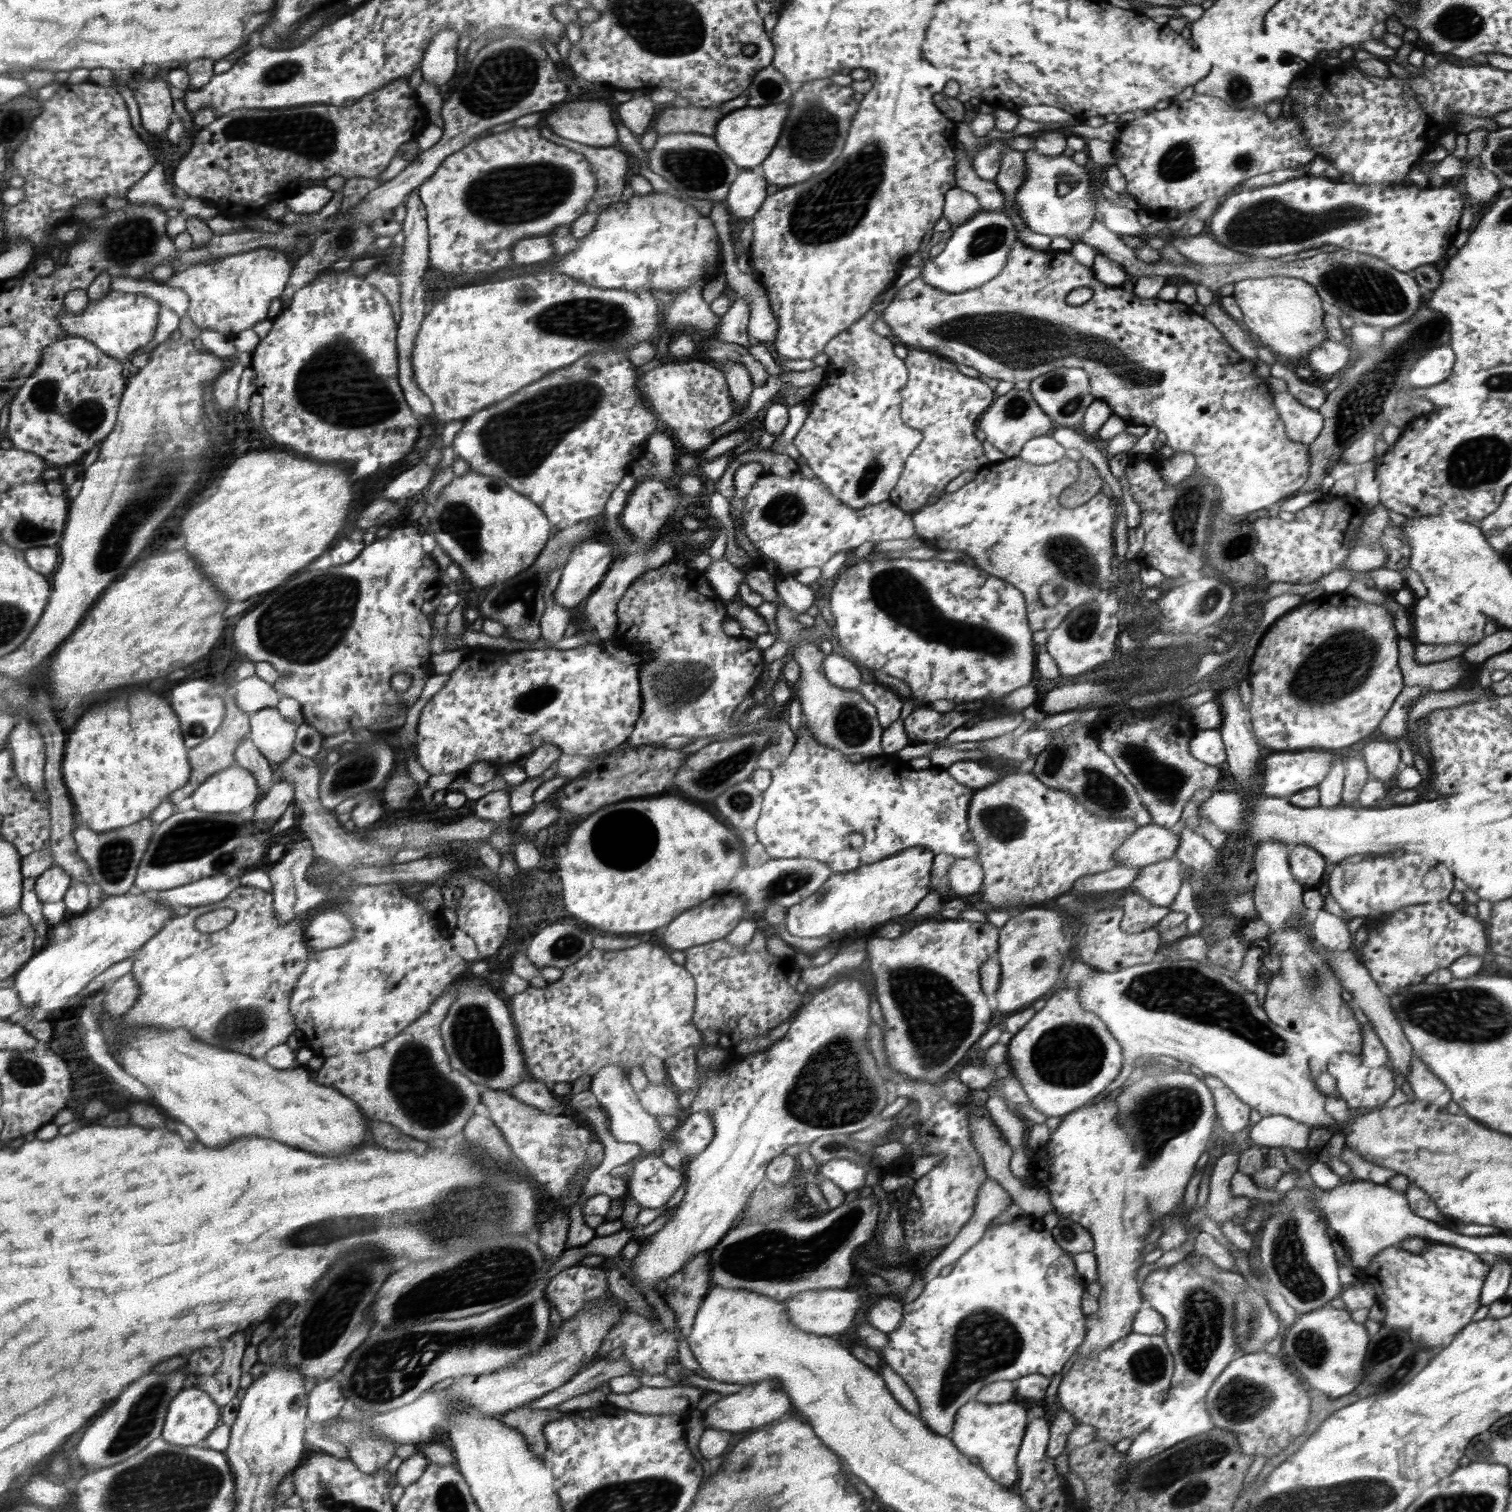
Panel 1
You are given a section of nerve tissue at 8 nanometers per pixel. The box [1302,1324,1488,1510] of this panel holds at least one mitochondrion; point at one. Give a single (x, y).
(1384, 1365)

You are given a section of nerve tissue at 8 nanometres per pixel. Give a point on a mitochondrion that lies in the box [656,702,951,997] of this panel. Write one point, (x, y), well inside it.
(709, 780)

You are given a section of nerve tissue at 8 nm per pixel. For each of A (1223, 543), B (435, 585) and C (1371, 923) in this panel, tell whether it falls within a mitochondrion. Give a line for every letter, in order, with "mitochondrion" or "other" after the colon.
A: mitochondrion
B: other
C: other

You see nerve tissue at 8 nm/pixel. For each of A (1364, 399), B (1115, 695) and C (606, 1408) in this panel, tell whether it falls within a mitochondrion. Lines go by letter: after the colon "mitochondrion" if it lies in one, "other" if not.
A: mitochondrion
B: other
C: other

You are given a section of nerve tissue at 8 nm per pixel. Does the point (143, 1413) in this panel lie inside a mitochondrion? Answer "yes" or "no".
yes

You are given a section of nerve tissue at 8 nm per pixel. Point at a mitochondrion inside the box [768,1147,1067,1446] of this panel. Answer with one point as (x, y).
(985, 1342)

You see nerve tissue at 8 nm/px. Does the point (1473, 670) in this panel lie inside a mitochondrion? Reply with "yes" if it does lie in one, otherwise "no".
no

